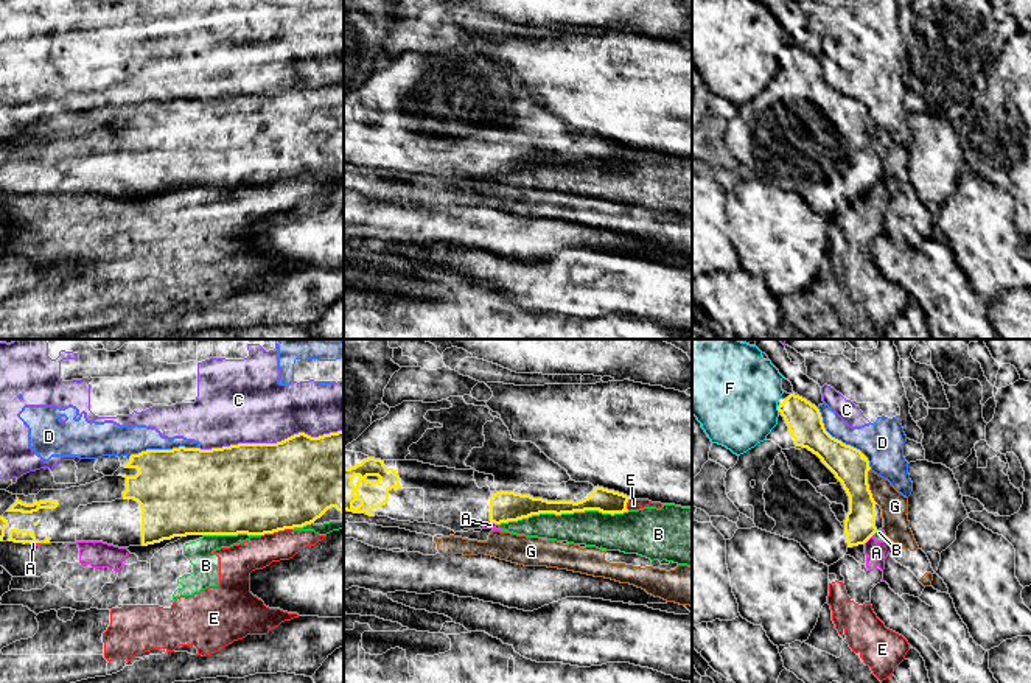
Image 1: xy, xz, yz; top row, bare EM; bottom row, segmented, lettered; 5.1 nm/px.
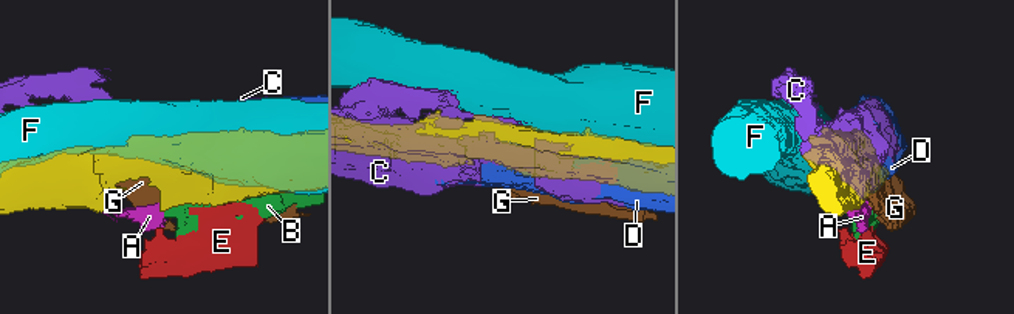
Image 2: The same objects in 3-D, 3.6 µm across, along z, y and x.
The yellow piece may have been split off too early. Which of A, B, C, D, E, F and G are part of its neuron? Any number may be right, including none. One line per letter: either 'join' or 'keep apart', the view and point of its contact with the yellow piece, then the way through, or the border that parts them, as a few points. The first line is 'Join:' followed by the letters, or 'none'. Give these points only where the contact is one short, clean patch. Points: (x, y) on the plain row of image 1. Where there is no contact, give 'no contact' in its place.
Join: none
A: keep apart | yz (868, 190)
B: keep apart | xz (562, 164)
C: keep apart | xy (269, 95)
D: keep apart | yz (840, 92)
E: keep apart | xy (276, 182) | along xy (291, 179), (262, 187)
F: keep apart | yz (778, 61)
G: keep apart | yz (868, 137)

